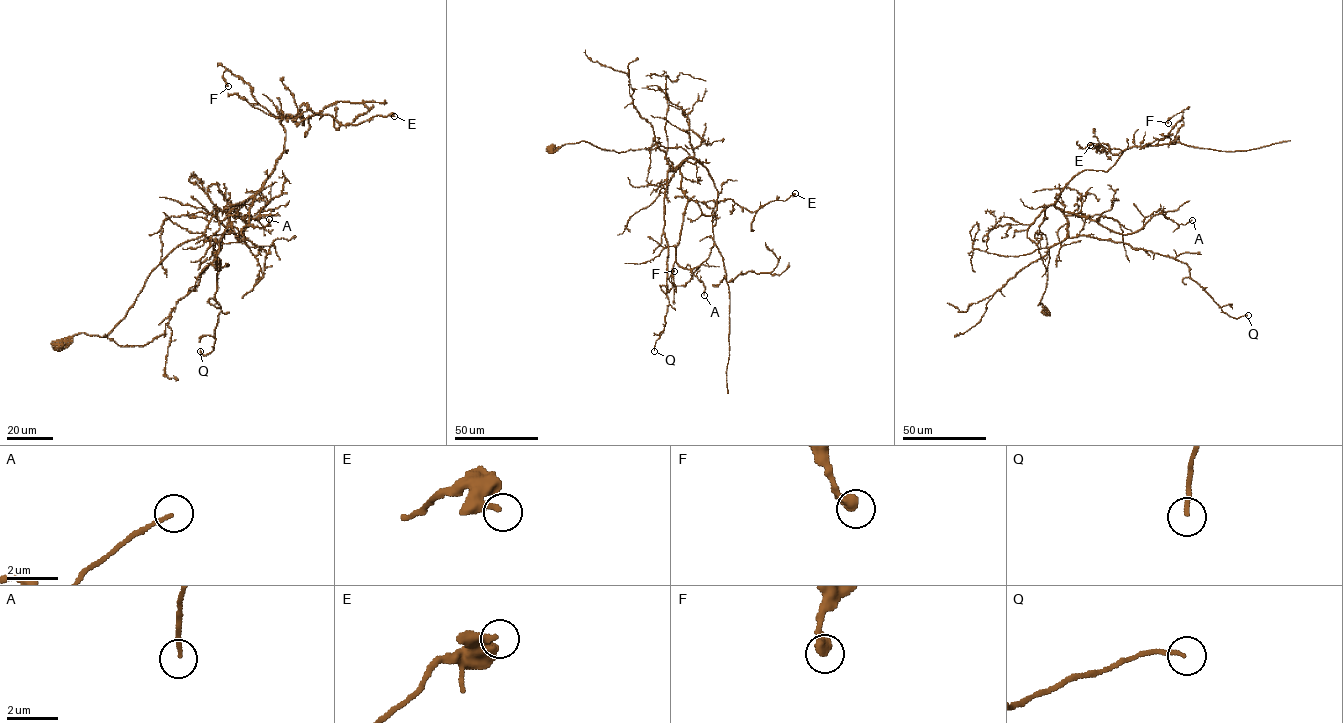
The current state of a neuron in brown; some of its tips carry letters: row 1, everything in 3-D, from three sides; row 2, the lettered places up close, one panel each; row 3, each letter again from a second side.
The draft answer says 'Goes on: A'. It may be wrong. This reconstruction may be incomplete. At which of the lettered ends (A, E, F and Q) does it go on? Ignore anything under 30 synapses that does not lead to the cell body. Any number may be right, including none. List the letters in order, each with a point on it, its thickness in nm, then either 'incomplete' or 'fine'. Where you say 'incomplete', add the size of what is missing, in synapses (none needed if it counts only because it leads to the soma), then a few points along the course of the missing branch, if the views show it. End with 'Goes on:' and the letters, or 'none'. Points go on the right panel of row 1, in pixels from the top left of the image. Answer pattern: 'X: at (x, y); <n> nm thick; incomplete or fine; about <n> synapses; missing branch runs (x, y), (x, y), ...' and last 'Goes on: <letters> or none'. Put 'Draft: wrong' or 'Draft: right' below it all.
A: at (1192, 220); 130 nm thick; fine
E: at (1090, 145); 280 nm thick; fine
F: at (1168, 123); 400 nm thick; fine
Q: at (1248, 315); 150 nm thick; fine
Goes on: none
Draft: wrong

